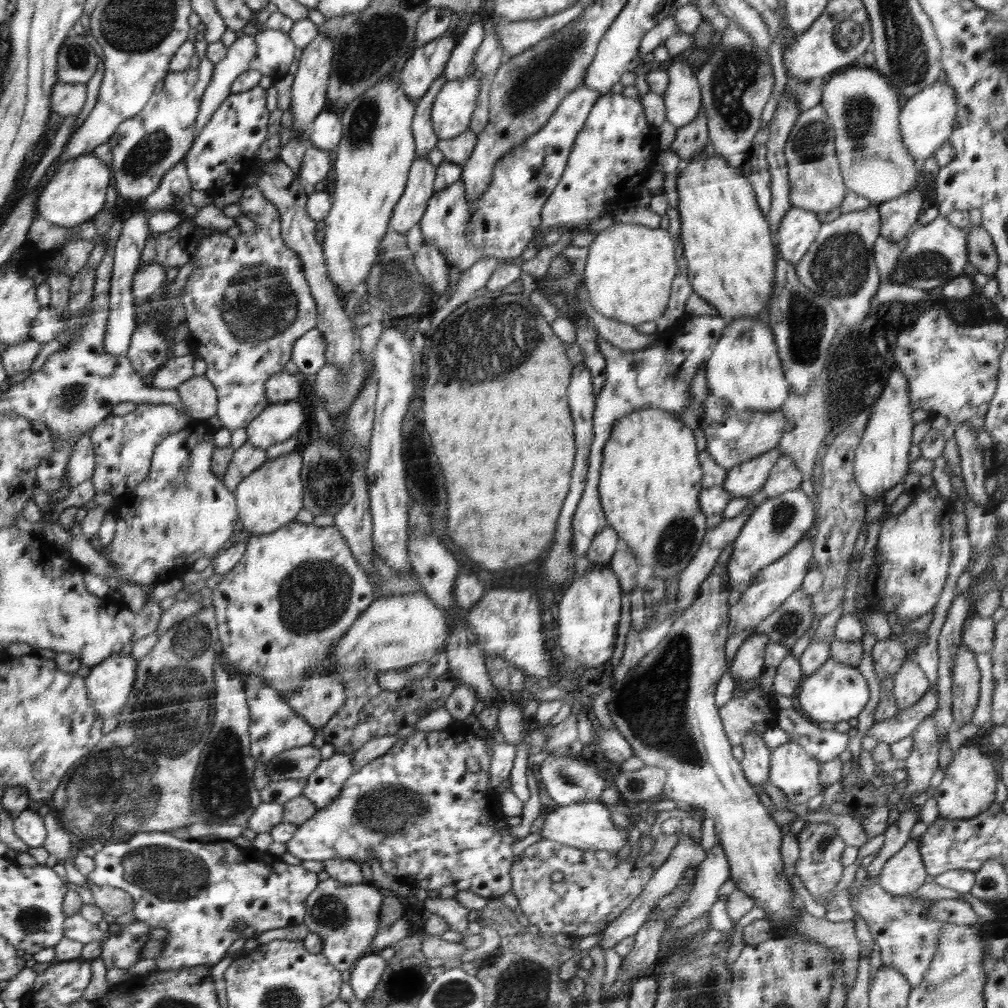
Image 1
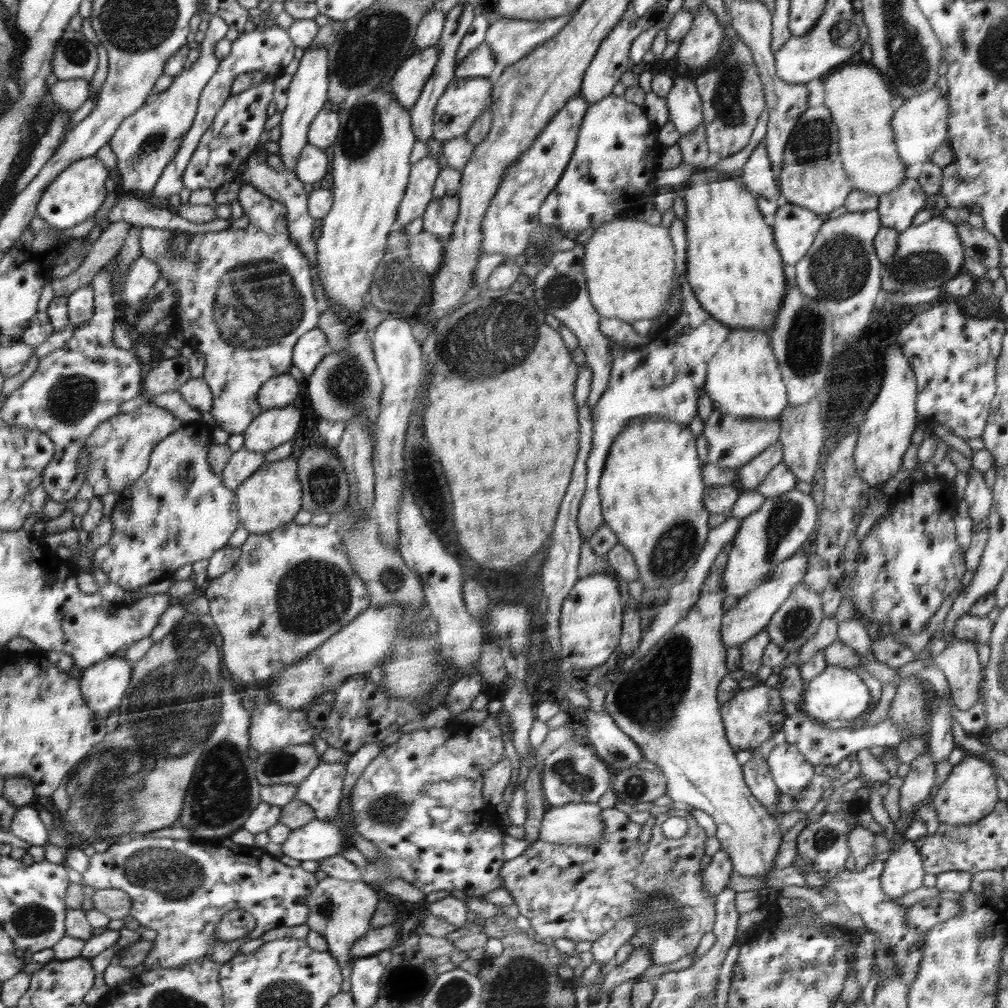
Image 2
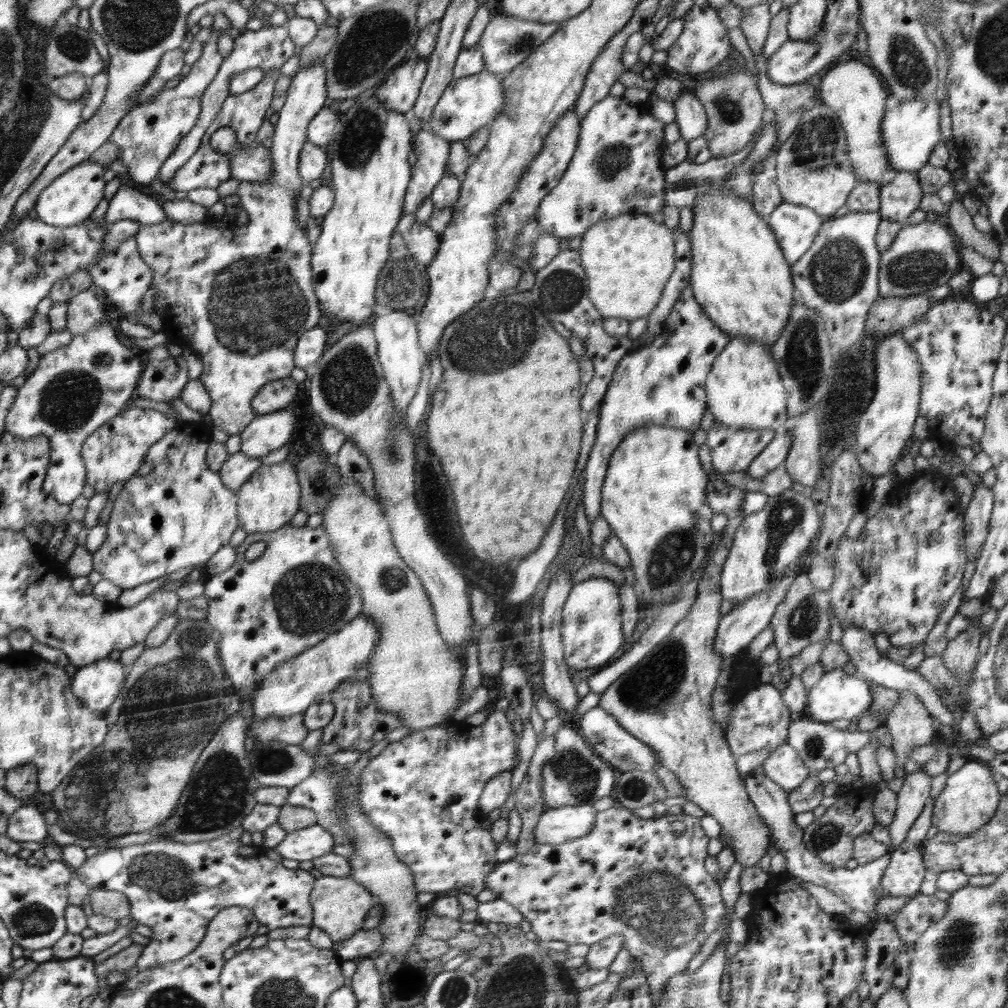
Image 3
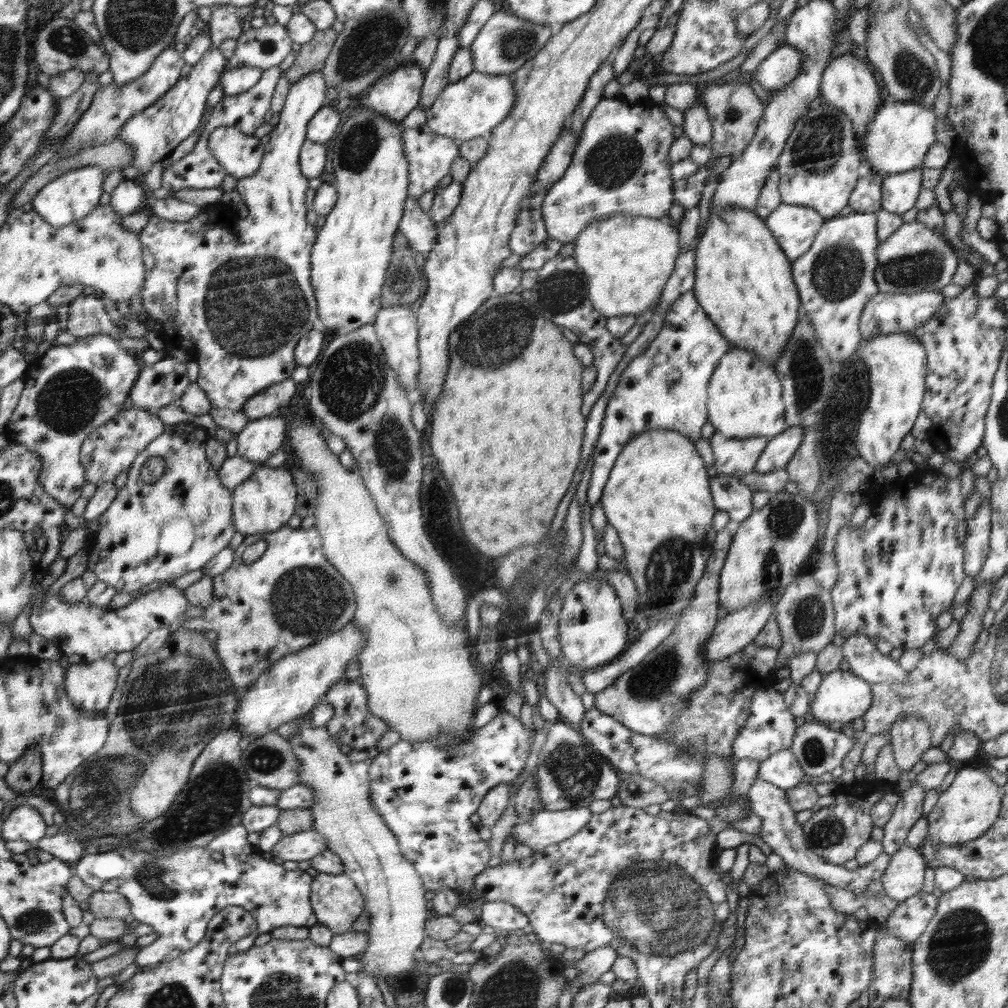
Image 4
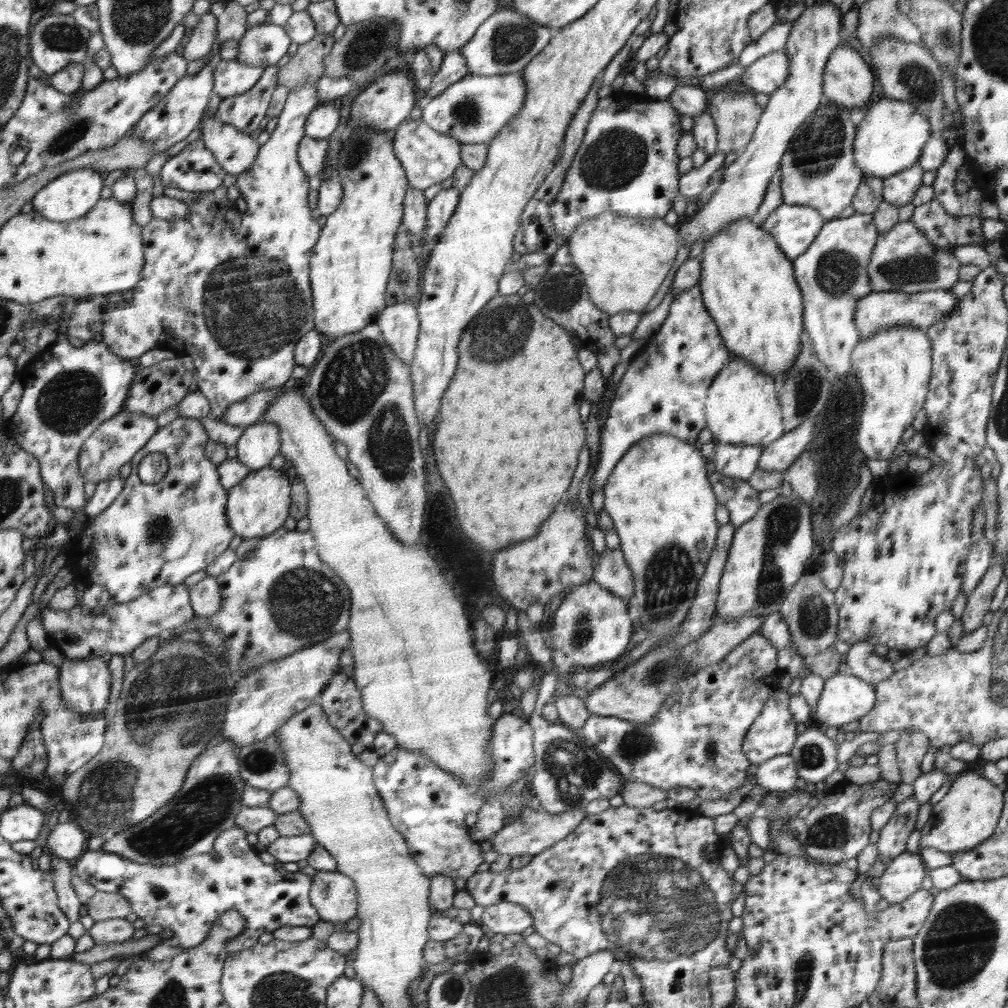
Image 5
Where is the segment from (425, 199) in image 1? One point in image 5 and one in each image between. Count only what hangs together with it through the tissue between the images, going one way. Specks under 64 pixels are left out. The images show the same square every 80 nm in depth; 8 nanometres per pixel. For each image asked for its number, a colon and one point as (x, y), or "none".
2: (425, 172)
3: (433, 152)
4: (431, 156)
5: (429, 157)

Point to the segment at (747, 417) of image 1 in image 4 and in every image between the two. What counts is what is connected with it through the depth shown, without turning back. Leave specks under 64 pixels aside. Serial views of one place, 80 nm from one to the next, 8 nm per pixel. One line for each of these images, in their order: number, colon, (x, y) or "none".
2: (732, 442)
3: (732, 450)
4: (735, 457)

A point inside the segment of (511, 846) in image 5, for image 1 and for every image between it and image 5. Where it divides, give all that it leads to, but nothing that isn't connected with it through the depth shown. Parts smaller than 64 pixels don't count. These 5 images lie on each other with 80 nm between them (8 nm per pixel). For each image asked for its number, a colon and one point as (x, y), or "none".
1: (589, 824)
2: (575, 823)
3: (555, 826)
4: (548, 827)

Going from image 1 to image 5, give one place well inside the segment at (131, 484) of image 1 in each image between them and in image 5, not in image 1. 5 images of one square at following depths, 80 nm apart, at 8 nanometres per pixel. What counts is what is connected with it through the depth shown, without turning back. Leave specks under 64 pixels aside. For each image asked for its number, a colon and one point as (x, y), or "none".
2: (121, 447)
3: (117, 451)
4: (113, 448)
5: (108, 451)

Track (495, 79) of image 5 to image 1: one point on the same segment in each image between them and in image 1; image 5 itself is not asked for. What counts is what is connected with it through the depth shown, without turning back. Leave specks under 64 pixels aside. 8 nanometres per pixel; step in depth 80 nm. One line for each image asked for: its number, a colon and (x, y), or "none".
1: (454, 105)
2: (464, 99)
3: (467, 104)
4: (473, 106)

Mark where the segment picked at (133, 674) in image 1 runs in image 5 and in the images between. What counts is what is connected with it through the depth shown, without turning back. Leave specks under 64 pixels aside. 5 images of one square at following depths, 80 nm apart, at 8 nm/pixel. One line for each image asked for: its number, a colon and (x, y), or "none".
2: (104, 685)
3: (96, 685)
4: (90, 686)
5: (86, 683)

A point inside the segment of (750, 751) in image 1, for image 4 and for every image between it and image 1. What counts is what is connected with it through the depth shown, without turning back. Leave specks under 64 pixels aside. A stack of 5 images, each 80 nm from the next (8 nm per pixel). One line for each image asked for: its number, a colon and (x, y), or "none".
2: (756, 773)
3: (860, 888)
4: (780, 830)

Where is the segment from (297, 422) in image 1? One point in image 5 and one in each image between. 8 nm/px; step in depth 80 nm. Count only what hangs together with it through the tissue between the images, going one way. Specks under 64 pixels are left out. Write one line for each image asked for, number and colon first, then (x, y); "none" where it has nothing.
2: (273, 427)
3: (268, 432)
4: (261, 438)
5: (258, 444)

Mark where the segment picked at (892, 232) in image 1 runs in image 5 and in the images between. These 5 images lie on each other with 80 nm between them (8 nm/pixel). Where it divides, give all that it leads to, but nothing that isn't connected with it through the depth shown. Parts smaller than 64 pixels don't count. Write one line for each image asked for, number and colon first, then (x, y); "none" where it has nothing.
2: (896, 209)
3: (900, 197)
4: (899, 191)
5: (899, 189)

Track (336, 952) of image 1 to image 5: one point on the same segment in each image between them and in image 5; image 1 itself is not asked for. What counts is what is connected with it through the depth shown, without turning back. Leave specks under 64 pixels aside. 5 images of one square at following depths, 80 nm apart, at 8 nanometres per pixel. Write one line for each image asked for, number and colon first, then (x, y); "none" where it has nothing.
2: (341, 910)
3: (340, 904)
4: (337, 902)
5: (334, 895)

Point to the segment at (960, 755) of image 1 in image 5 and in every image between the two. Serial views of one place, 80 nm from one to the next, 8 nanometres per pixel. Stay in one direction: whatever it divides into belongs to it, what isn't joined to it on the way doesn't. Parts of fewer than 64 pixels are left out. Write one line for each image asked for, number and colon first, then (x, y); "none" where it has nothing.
2: (969, 793)
3: (970, 797)
4: (968, 807)
5: (967, 815)

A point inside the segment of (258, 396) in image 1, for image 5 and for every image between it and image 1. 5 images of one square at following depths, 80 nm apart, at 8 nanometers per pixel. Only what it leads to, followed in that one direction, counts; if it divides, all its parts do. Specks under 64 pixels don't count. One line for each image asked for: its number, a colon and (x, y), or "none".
2: (245, 296)
3: (240, 297)
4: (235, 293)
5: (242, 337)

